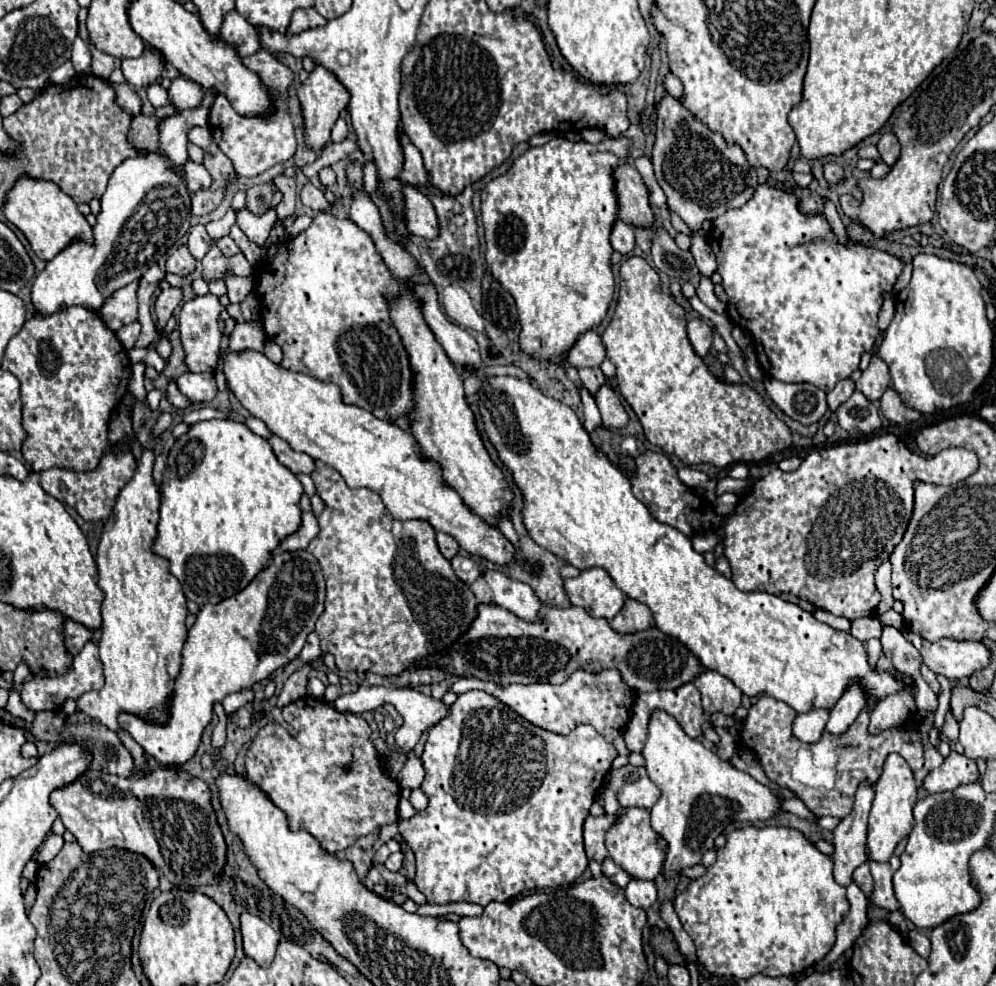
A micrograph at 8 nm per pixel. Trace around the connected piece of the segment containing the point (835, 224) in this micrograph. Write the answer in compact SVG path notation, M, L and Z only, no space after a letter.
M825 200L825 214L823 214L823 216L827 218L833 234L835 234L837 240L839 240L839 244L847 244L847 242L849 242L849 240L847 240L847 232L845 232L845 226L843 226L843 222L841 222L841 218L839 218L837 208L835 208L833 202L827 202L827 200Z

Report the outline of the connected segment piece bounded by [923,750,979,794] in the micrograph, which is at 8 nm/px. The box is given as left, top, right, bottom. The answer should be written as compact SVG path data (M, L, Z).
M951 750L951 754L945 758L945 762L925 776L923 790L929 794L945 792L945 790L957 788L961 784L971 784L977 778L979 778L977 764L973 760L967 760L963 754Z

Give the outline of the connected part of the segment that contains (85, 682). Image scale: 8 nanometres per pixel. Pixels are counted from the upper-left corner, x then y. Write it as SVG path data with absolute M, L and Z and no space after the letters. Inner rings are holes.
M89 640L83 646L83 650L73 658L71 672L67 672L65 676L57 676L57 678L35 676L33 680L29 680L29 682L23 684L23 688L21 688L21 700L33 712L39 712L39 710L59 710L67 698L77 700L83 692L99 690L101 686L103 686L103 666L101 666L101 660L99 660L99 654L97 654L97 642Z

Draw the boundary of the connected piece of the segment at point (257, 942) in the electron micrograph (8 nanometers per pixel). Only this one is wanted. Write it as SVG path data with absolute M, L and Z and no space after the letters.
M245 912L241 916L243 948L249 958L253 958L261 968L269 968L275 958L275 948L279 944L279 932L275 932L259 916Z

